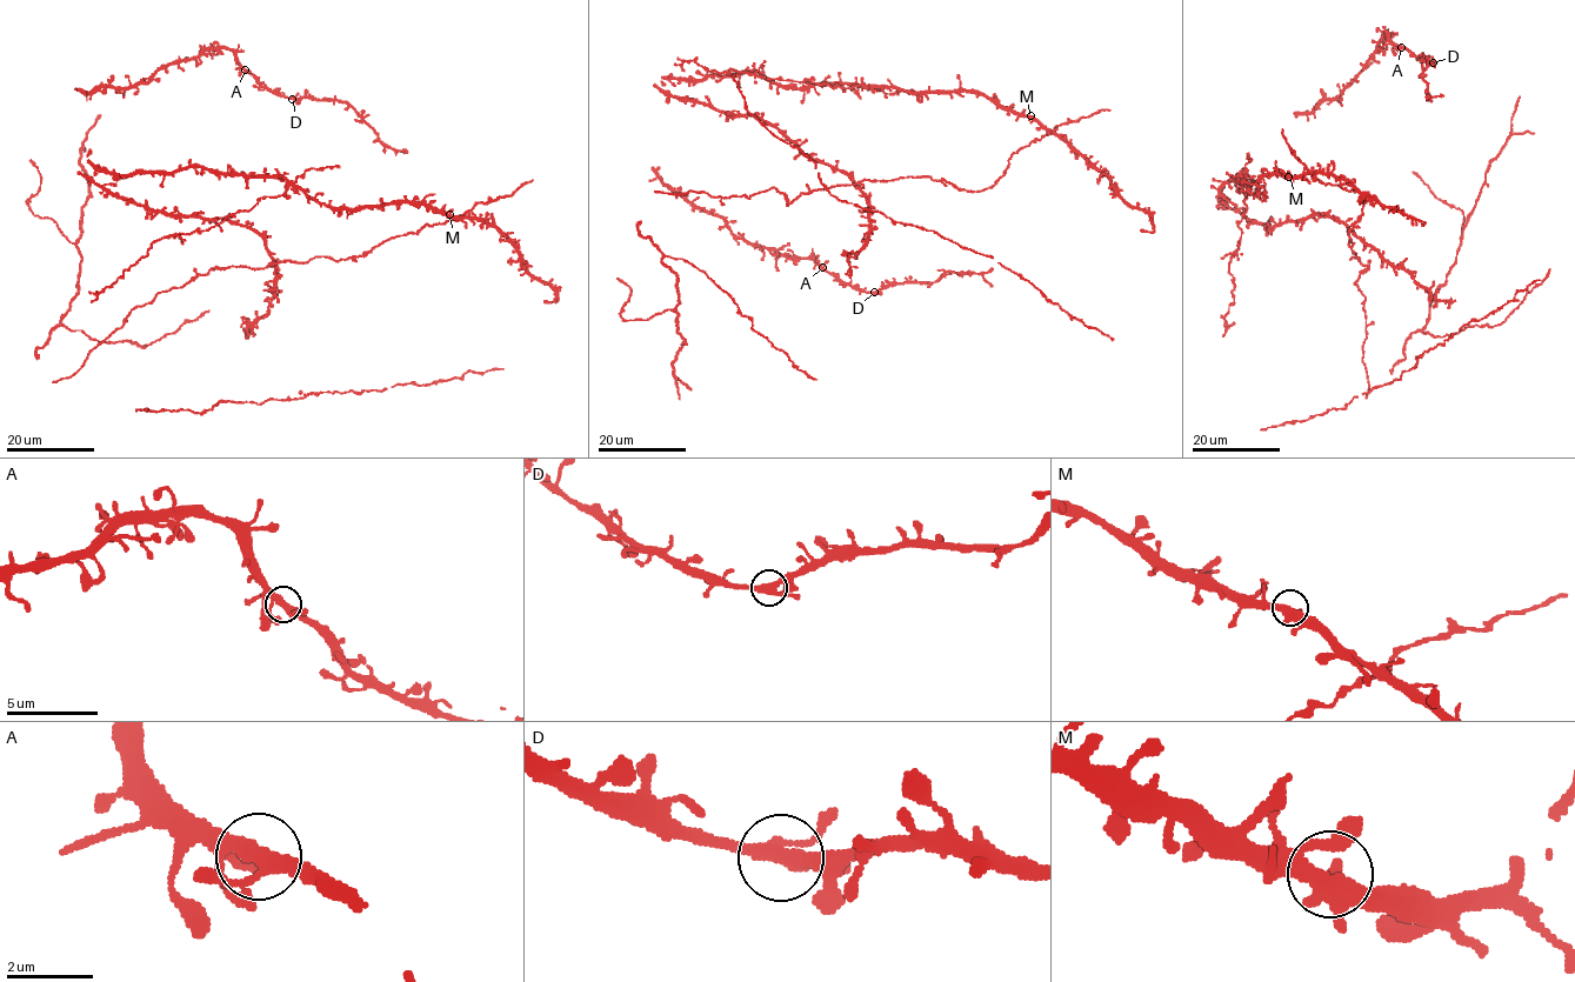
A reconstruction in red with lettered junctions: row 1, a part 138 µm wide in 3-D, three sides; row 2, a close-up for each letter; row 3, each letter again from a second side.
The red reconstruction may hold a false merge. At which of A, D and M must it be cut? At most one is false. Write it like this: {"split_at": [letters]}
{"split_at": []}

